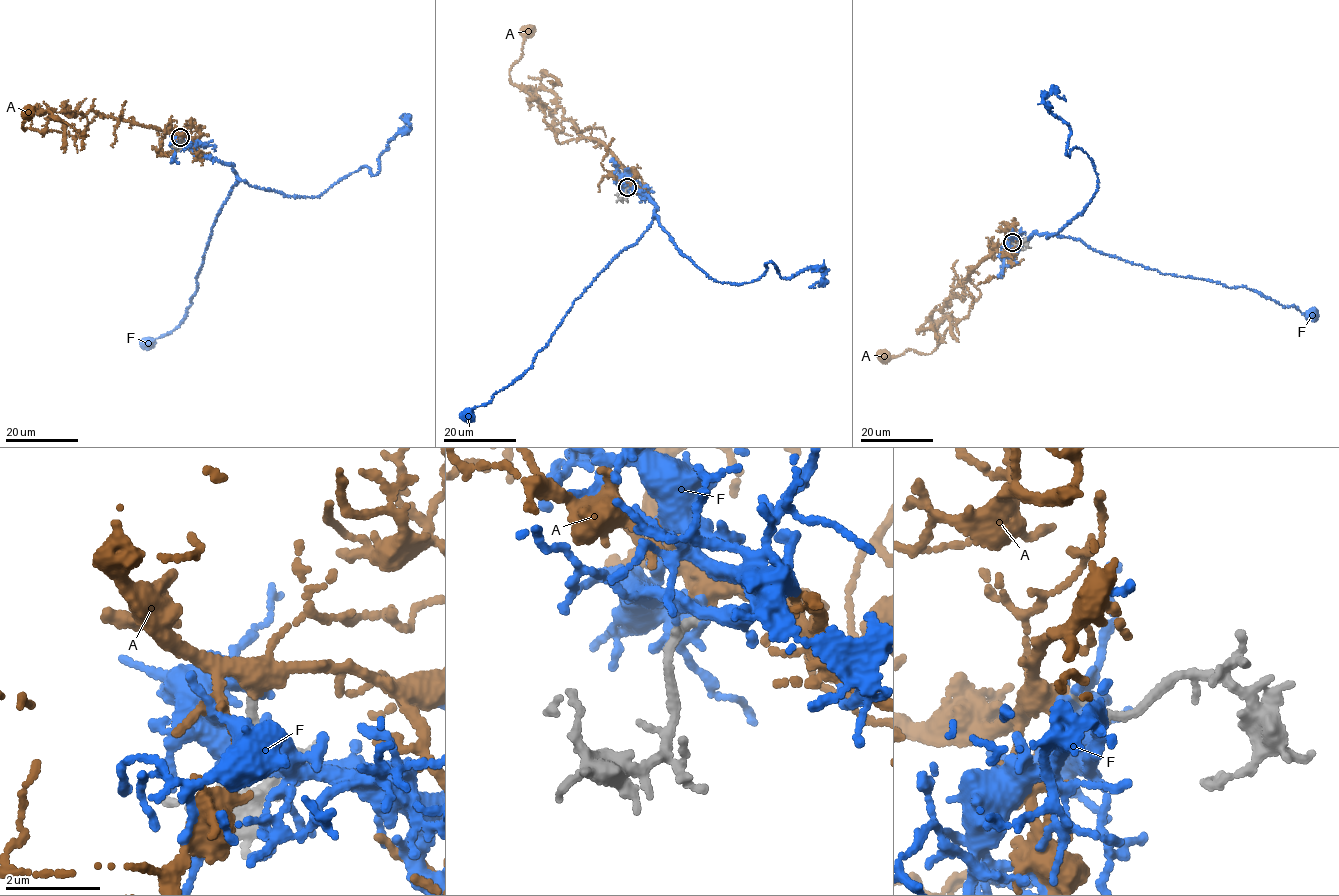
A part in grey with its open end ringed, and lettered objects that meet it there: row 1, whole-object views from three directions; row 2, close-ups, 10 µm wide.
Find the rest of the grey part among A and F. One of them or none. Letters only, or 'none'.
A

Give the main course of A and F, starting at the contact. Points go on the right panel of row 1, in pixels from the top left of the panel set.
A: (1011, 242), (995, 246), (953, 288), (952, 298), (933, 310), (931, 322), (941, 342), (930, 353), (876, 353)
F: (1012, 242), (1018, 247), (1034, 233), (1047, 232), (1078, 239), (1098, 251), (1162, 273), (1243, 286), (1312, 315)

